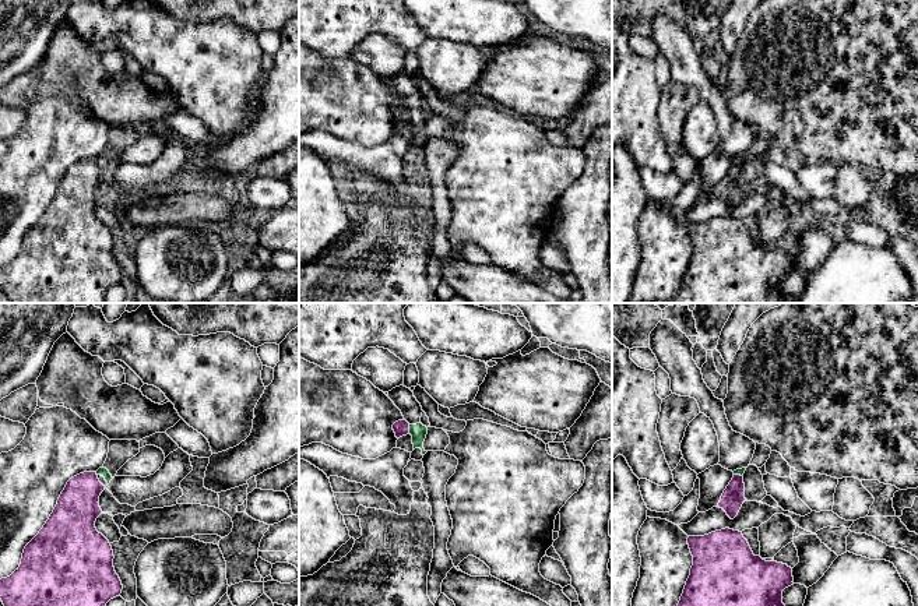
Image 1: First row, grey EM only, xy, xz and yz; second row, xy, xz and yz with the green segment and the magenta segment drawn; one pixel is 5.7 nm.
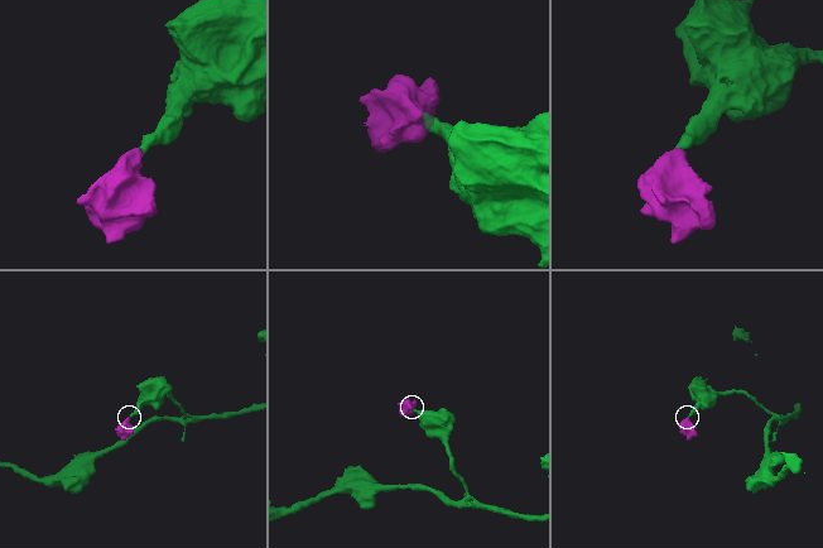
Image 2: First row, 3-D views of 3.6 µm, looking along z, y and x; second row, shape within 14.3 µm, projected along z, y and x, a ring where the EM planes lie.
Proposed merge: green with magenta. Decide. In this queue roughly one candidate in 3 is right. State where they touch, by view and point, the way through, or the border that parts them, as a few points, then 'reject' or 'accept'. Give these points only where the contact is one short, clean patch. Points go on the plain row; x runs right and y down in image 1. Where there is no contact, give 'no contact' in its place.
contact xz (410, 116); border xz (408, 112), (410, 120); reject

